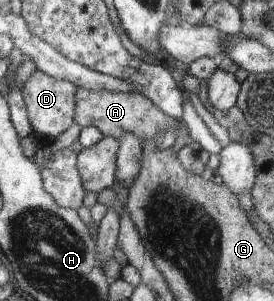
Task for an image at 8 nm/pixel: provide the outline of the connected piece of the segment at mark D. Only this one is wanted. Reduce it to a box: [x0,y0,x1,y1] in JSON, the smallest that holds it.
[21,70,78,141]

